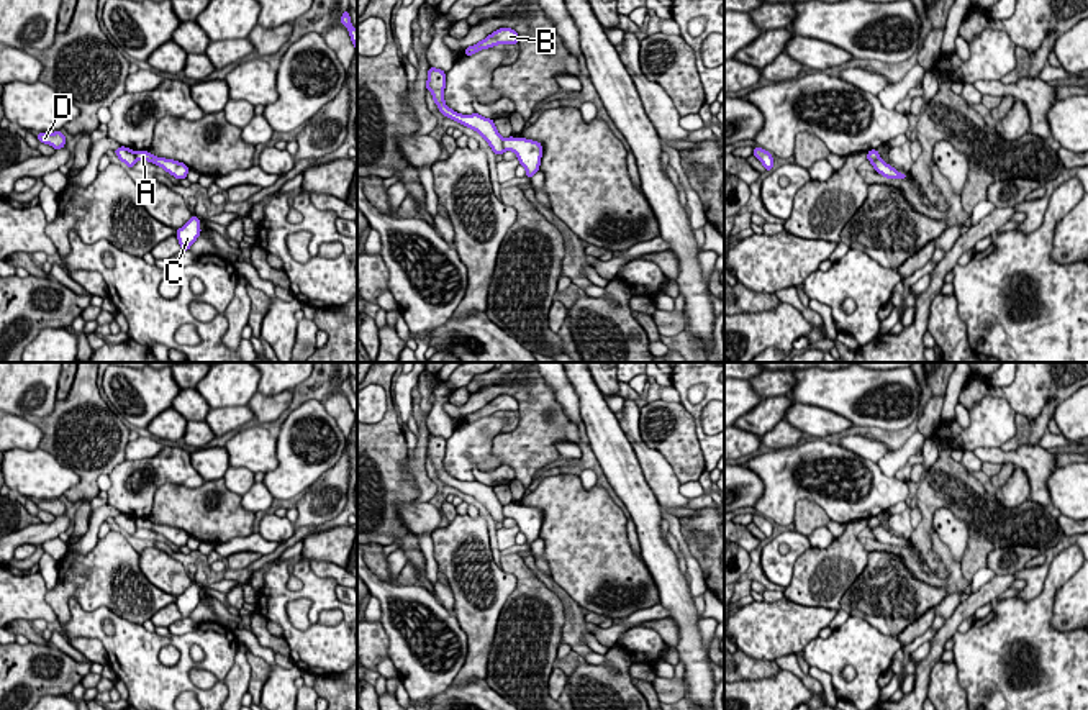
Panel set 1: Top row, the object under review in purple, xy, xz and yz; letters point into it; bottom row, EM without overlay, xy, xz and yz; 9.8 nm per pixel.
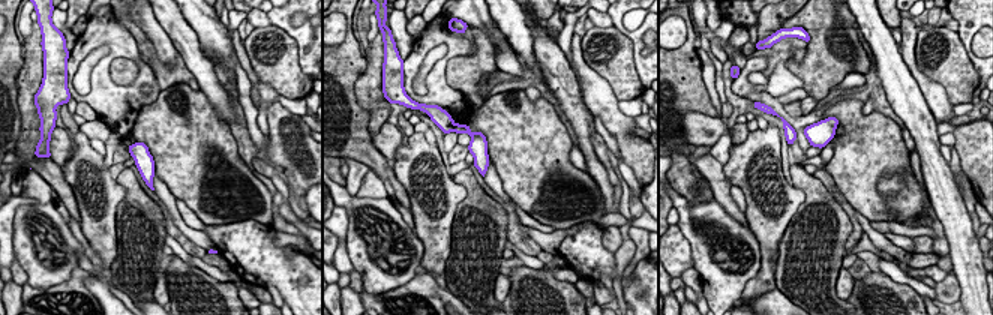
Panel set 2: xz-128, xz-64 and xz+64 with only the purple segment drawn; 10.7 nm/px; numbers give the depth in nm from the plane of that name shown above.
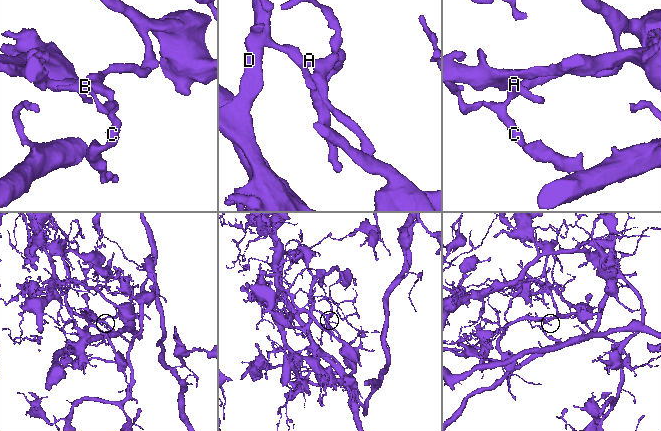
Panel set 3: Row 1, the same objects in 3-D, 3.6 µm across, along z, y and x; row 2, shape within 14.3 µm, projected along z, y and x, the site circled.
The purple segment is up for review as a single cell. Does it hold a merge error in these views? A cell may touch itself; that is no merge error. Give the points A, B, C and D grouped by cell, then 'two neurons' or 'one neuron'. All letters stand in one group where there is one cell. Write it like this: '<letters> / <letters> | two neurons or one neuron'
A B C / D | two neurons

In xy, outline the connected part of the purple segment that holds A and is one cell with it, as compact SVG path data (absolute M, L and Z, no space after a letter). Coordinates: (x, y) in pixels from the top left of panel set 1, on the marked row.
M136 151L136 161L147 161L152 162L159 167L162 167L165 172L174 175L175 179L185 179L190 167L187 167L184 162L174 161L174 159L165 159L165 157L157 157L152 156L149 151Z

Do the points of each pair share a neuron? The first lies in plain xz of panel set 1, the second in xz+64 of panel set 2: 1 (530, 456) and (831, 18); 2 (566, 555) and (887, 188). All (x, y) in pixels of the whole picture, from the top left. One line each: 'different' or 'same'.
1: same
2: different

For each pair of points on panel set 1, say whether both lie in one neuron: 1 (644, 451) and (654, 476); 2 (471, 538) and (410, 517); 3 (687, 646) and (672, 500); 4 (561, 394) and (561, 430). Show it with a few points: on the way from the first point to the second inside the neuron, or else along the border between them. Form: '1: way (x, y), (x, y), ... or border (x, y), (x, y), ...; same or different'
1: way (649, 458), (654, 469); same
2: border (438, 527), (431, 535); different
3: border (643, 474), (662, 507); different
4: border (543, 379), (562, 410), (580, 428); different

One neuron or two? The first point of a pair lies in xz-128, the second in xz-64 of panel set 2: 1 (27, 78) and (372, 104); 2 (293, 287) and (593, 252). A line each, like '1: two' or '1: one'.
1: one
2: one

